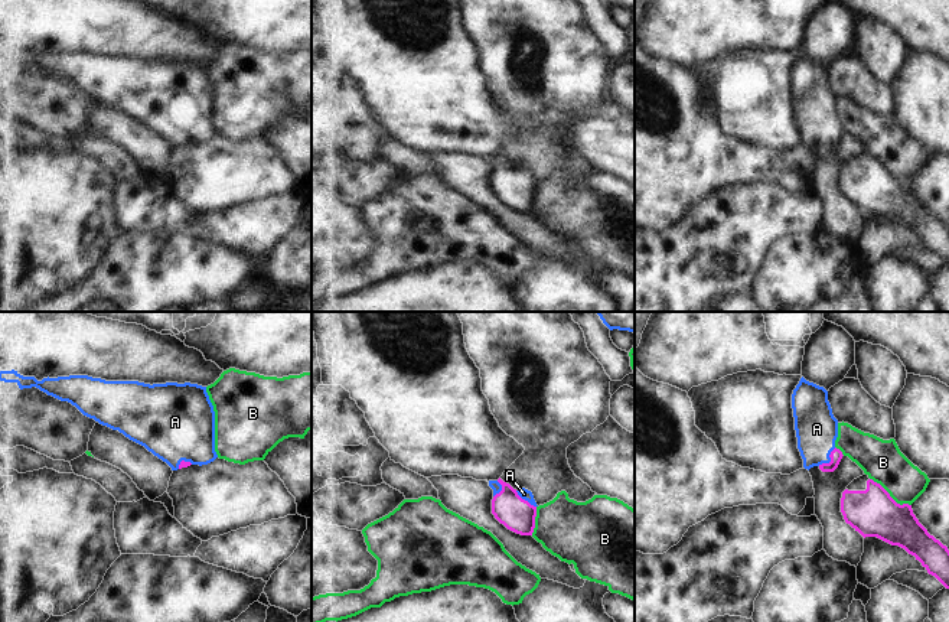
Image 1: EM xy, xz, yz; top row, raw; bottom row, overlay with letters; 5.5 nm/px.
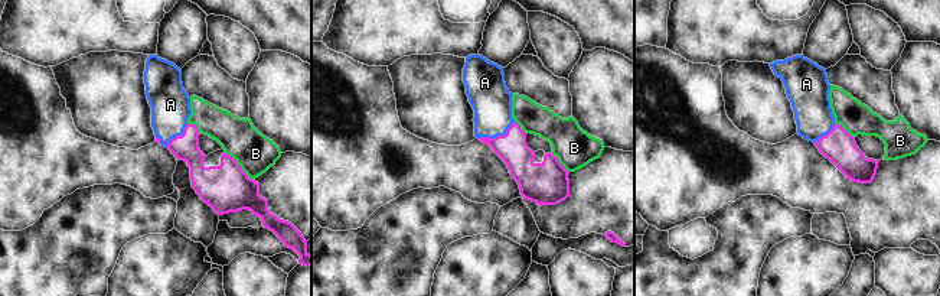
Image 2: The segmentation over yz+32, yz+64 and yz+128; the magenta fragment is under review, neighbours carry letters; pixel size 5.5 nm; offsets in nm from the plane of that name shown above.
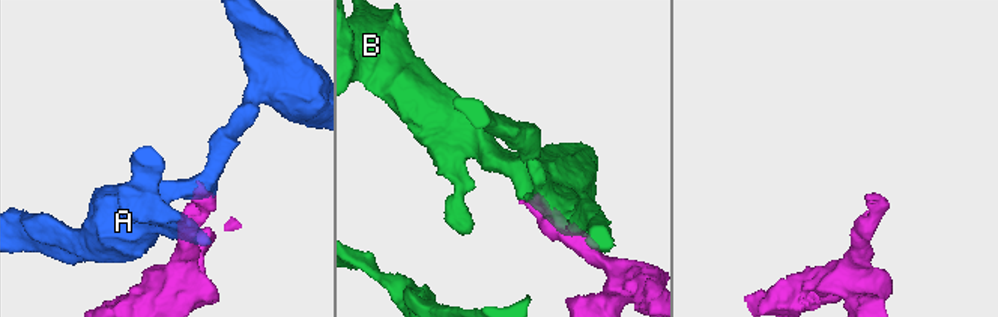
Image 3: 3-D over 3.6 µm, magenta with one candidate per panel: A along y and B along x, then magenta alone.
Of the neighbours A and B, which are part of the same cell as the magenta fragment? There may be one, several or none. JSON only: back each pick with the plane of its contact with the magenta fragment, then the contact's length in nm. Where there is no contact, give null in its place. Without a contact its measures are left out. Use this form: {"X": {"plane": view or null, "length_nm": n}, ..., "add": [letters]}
{"A": {"plane": "yz", "length_nm": 140}, "add": ["A"]}

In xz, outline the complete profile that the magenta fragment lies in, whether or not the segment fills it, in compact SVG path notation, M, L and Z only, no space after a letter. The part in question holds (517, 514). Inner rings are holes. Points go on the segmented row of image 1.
M500 478L489 481L489 486L493 489L495 518L516 534L532 535L538 507L532 492L525 488L516 491Z

